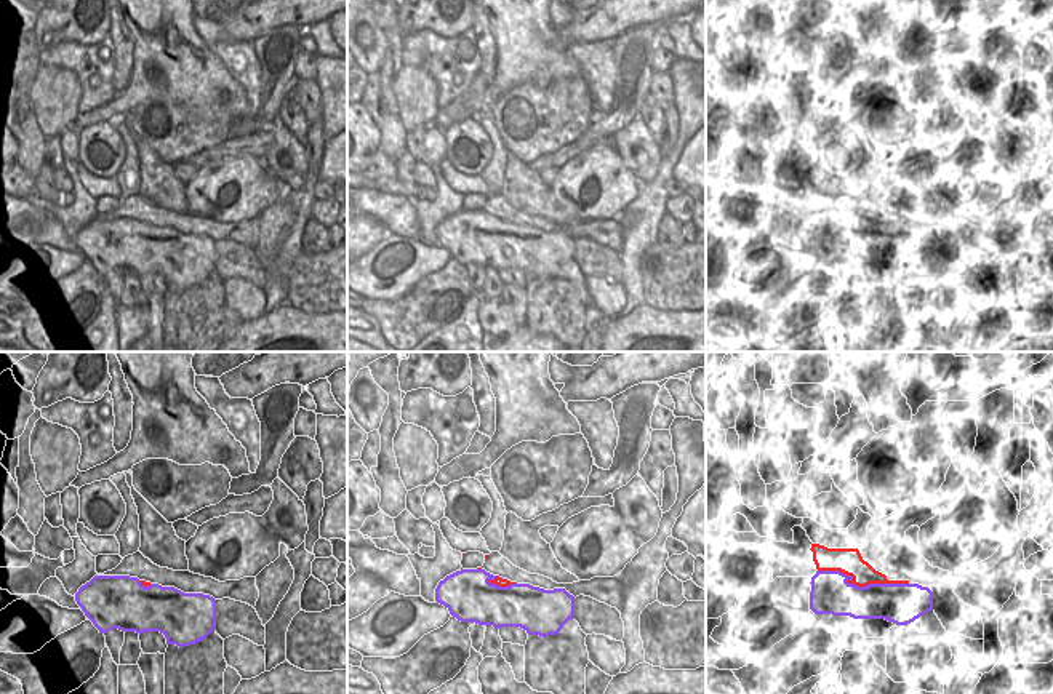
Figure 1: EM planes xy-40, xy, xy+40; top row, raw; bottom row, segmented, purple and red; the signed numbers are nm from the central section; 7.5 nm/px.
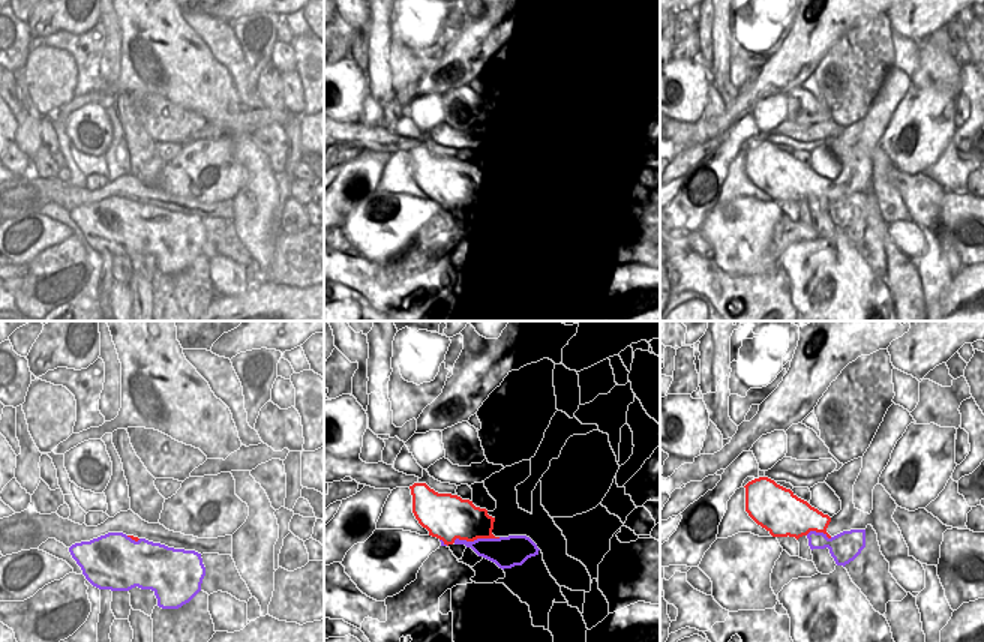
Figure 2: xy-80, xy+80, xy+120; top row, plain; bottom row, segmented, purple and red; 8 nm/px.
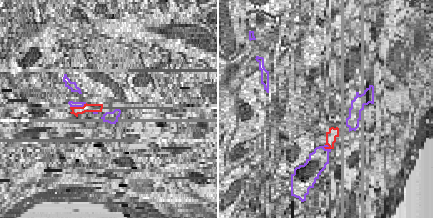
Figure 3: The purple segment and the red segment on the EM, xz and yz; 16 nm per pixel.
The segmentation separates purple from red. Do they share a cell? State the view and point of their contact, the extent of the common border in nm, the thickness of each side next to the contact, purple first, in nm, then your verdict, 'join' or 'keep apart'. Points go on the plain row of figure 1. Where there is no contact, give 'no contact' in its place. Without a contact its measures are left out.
xy+40 (861, 229) | 700 nm | 300/190 nm | join

